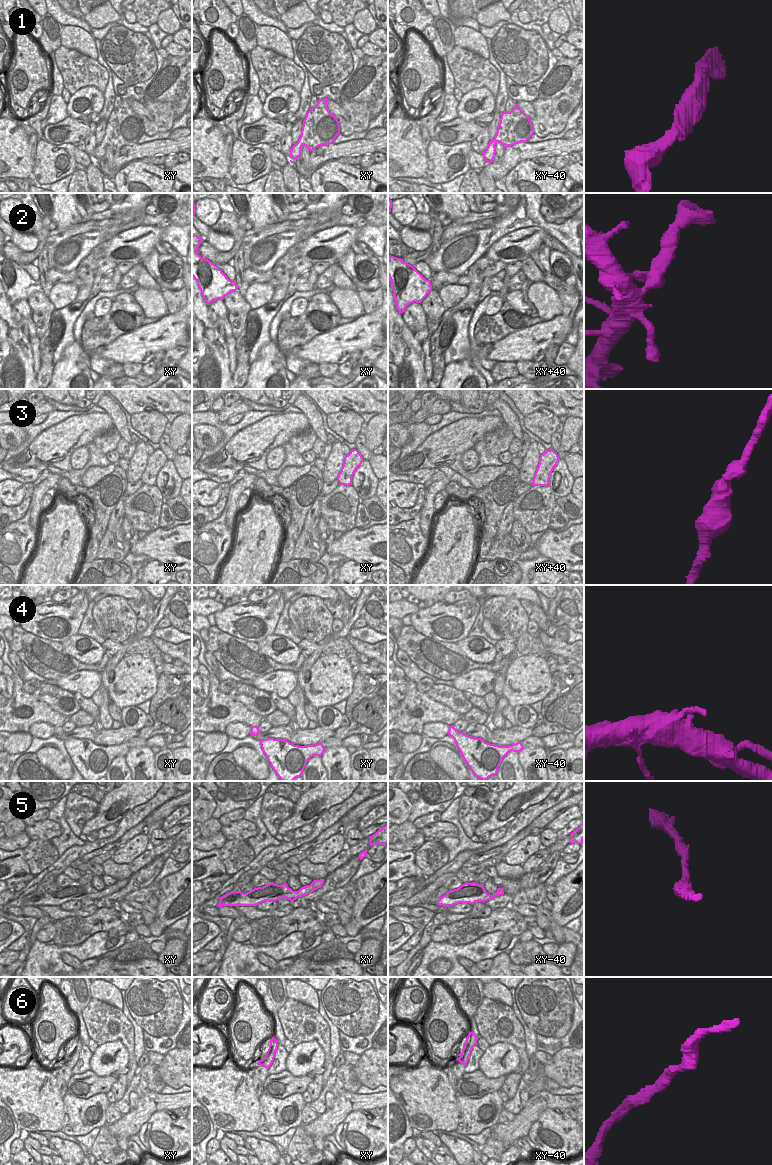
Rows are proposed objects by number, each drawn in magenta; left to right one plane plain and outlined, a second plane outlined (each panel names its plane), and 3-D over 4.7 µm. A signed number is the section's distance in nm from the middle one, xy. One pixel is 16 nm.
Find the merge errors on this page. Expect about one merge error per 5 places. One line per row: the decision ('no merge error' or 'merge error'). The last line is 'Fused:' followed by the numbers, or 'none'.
1: no merge error
2: no merge error
3: merge error
4: merge error
5: no merge error
6: no merge error
Fused: 3, 4

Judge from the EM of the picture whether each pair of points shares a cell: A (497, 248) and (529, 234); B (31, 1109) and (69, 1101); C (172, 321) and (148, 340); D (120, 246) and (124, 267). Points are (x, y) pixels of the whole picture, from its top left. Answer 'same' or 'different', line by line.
A: same
B: different
C: same
D: different

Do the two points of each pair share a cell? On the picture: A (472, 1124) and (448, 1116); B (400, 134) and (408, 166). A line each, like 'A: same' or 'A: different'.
A: different
B: same

